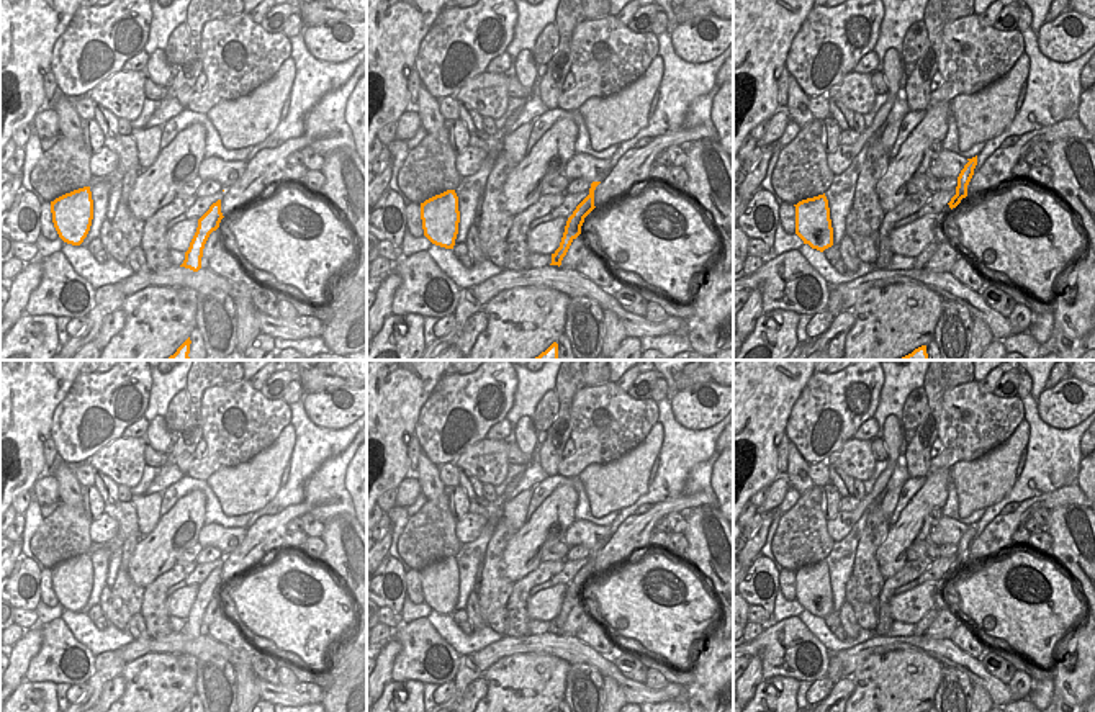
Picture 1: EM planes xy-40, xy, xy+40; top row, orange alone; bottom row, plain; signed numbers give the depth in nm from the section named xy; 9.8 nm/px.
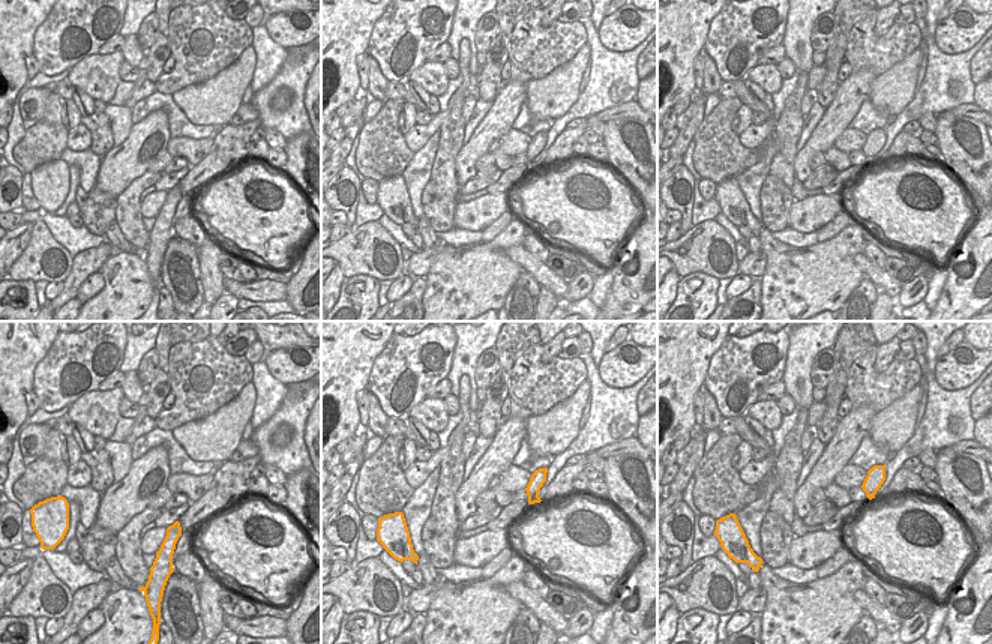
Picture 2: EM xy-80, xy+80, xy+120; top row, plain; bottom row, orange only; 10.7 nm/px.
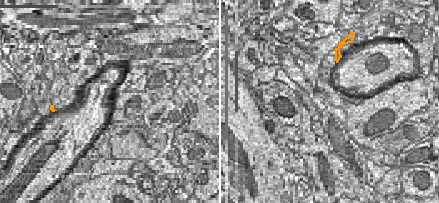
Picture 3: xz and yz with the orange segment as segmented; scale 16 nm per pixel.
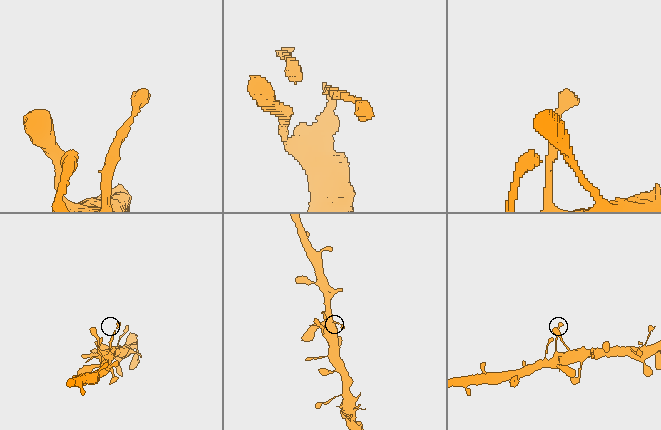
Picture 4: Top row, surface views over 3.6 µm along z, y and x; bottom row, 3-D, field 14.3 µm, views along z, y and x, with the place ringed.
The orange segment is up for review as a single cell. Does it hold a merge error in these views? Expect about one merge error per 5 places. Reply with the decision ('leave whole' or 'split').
leave whole

